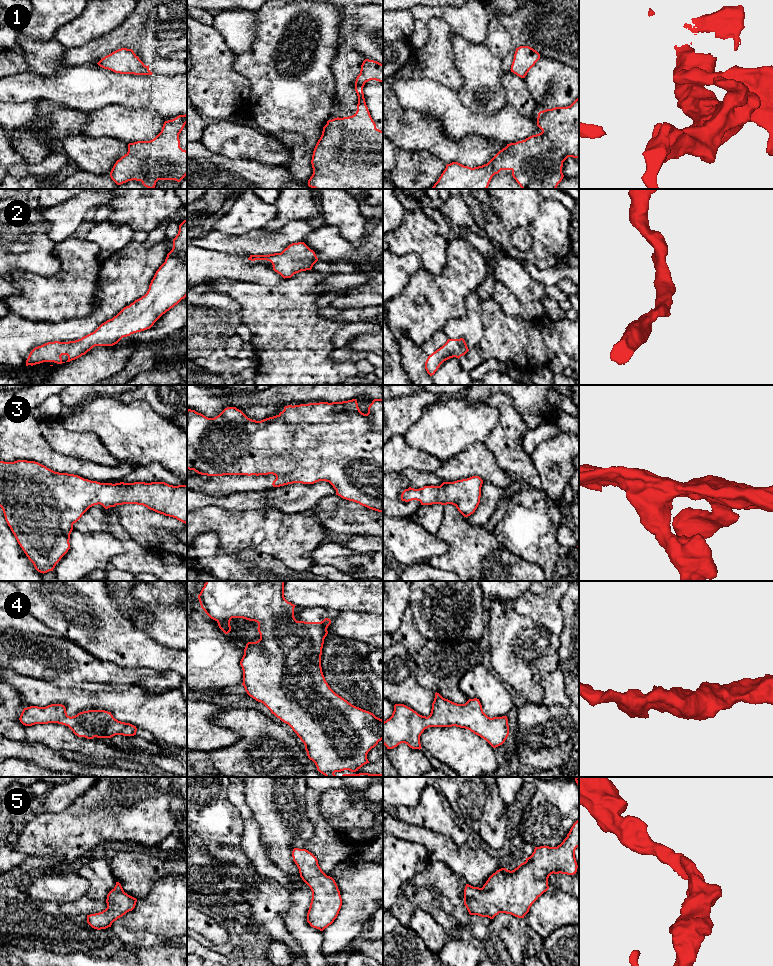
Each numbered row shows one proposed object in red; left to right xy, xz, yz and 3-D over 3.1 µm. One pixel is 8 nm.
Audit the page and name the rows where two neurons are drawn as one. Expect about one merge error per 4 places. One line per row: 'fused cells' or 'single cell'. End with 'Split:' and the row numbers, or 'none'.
1: single cell
2: single cell
3: single cell
4: single cell
5: single cell
Split: none

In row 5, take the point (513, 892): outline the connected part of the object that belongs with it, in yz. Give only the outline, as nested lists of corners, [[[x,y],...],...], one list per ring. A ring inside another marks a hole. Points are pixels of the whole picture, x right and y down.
[[[579,820],[557,847],[535,847],[526,861],[510,871],[501,868],[482,888],[466,884],[464,905],[470,915],[493,919],[499,913],[524,918],[532,904],[549,889],[551,874],[577,872],[575,850],[579,847]]]

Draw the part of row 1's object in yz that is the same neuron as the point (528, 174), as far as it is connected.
[[[579,97],[570,106],[540,111],[537,126],[541,133],[507,144],[487,164],[474,168],[458,162],[447,164],[430,189],[487,189],[492,177],[501,170],[511,170],[522,189],[556,189],[564,177],[563,162],[568,157],[579,158]]]

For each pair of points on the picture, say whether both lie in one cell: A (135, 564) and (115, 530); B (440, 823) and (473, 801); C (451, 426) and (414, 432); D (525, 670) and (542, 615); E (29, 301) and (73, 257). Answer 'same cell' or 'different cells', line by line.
A: same cell
B: different cells
C: same cell
D: different cells
E: same cell

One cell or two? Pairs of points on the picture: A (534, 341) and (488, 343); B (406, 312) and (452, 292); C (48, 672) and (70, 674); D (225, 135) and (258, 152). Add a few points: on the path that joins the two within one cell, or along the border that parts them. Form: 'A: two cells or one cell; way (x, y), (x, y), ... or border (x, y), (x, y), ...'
A: one cell; way (523, 341), (499, 341)
B: one cell; way (418, 312), (420, 310), (433, 310), (441, 302)
C: one cell; way (53, 672), (65, 673)
D: one cell; way (233, 137), (237, 141), (250, 144)

